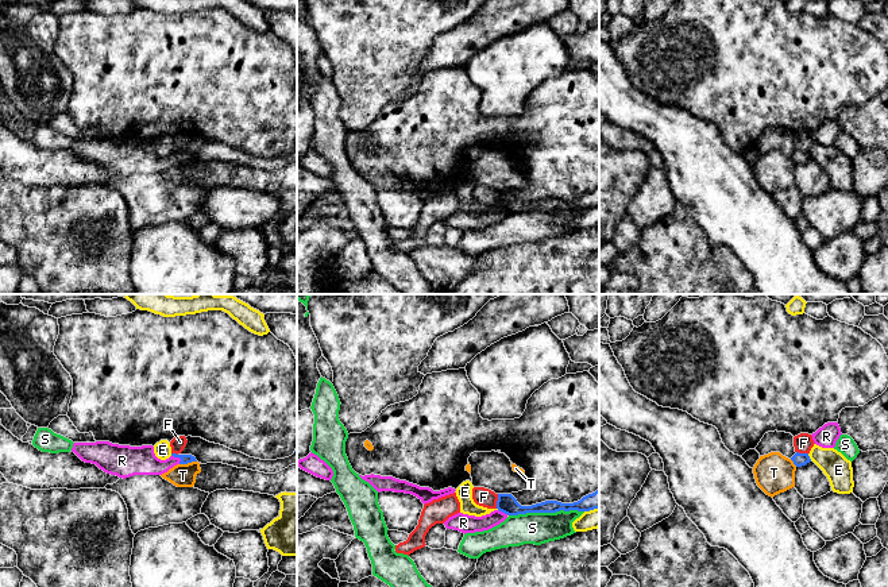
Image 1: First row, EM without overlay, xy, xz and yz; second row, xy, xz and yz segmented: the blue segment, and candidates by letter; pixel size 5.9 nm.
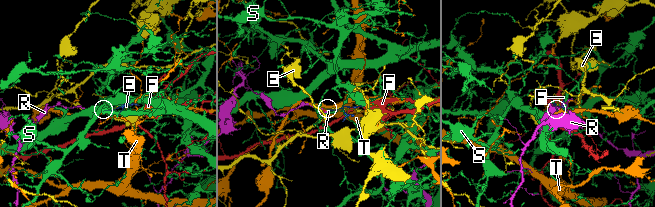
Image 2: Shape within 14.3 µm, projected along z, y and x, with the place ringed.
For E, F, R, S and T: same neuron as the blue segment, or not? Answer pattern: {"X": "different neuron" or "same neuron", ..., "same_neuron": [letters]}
{"E": "different neuron", "F": "different neuron", "R": "same neuron", "S": "different neuron", "T": "different neuron", "same_neuron": ["R"]}

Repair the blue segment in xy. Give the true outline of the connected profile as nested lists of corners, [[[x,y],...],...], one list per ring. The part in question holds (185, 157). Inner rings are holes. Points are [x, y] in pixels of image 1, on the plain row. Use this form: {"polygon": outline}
{"polygon": [[[109,139],[74,140],[72,150],[82,159],[96,162],[104,170],[123,177],[134,173],[162,173],[177,162],[197,159],[192,152],[177,151],[161,158],[152,143],[130,144]]]}

